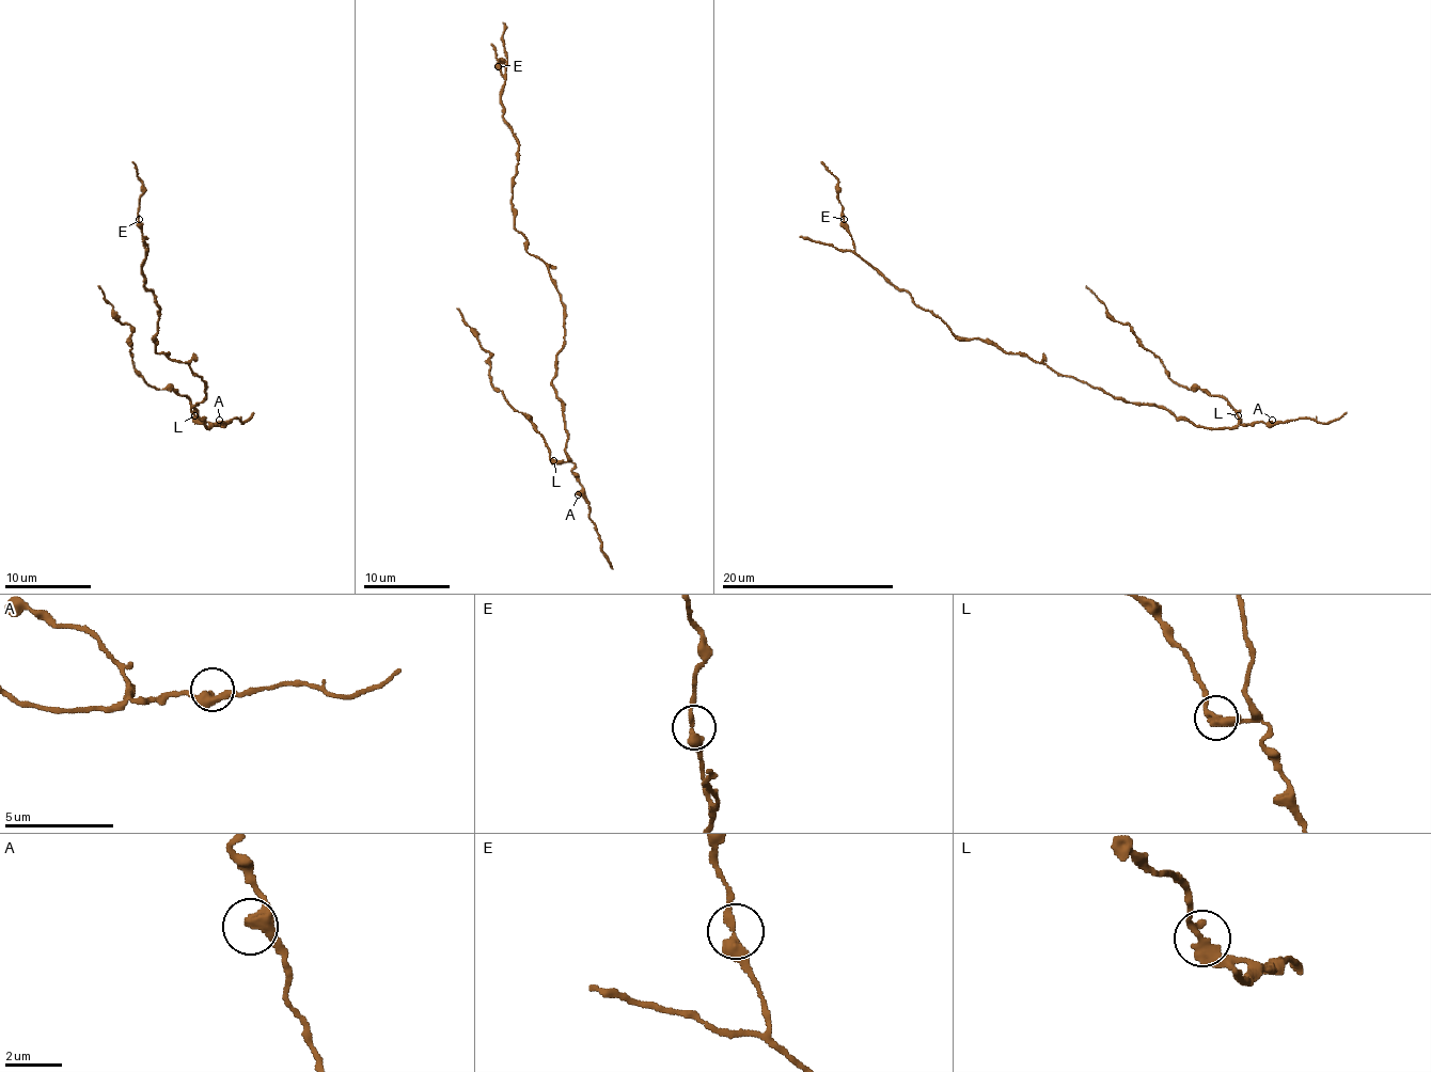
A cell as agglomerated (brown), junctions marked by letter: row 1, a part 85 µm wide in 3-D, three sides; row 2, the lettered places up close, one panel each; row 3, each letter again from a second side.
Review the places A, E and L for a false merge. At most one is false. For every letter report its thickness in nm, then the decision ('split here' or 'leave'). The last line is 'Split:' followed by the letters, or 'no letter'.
A: calibre 360 nm; leave
E: calibre 360 nm; leave
L: calibre 360 nm; split here
Split: L

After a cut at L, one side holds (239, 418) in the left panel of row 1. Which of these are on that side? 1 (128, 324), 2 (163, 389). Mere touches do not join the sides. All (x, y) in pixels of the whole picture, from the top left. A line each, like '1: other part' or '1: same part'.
1: other part
2: other part

